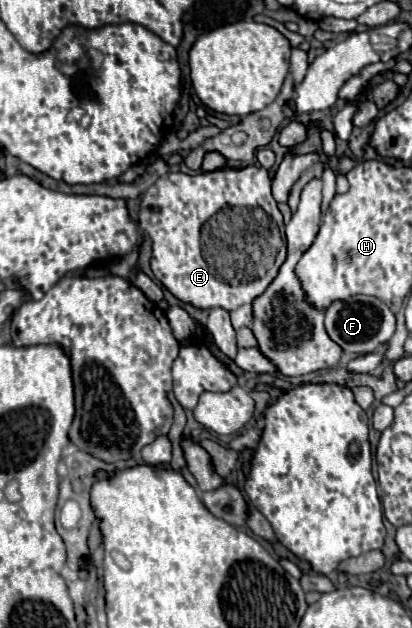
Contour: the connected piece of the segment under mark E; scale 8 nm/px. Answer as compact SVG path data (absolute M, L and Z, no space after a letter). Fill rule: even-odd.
M260 166L198 172L194 176L168 172L160 176L142 196L138 224L152 240L150 268L154 276L174 294L174 298L192 304L198 310L210 310L216 306L236 310L242 304L250 304L268 288L286 256L282 214L270 194L268 170ZM150 206L156 206L158 212L152 212Z

